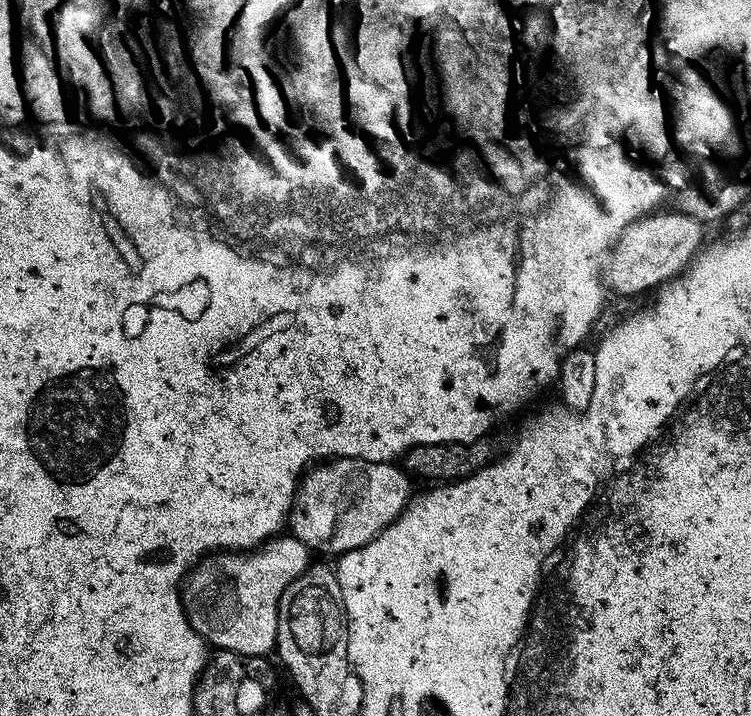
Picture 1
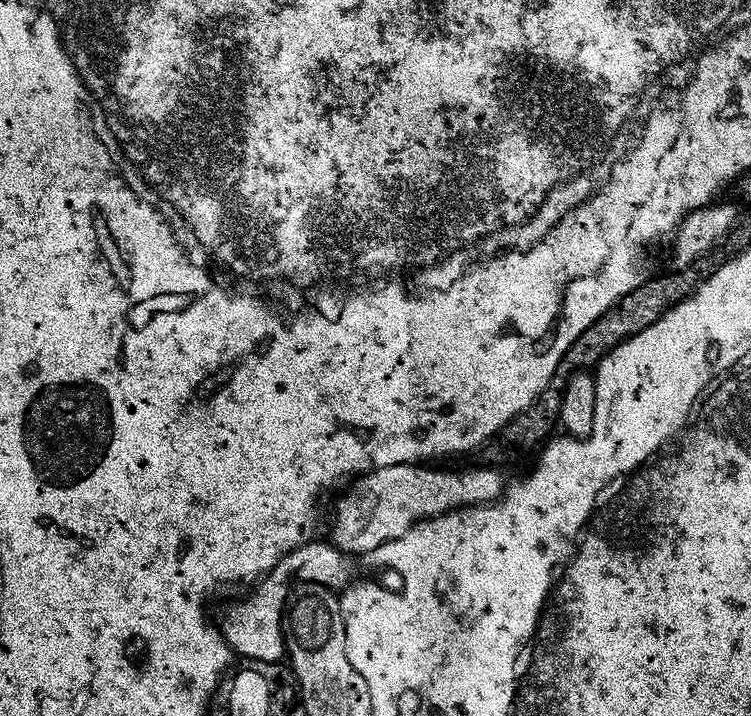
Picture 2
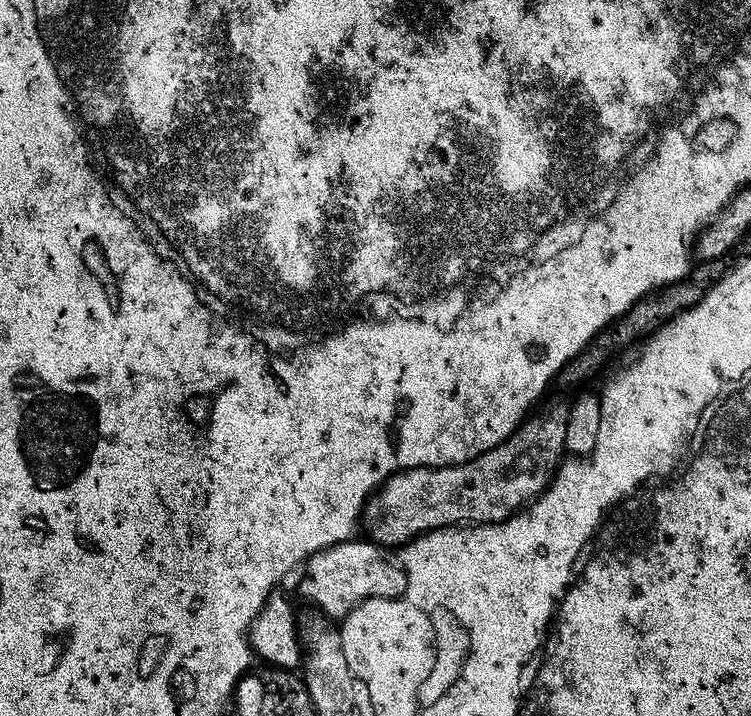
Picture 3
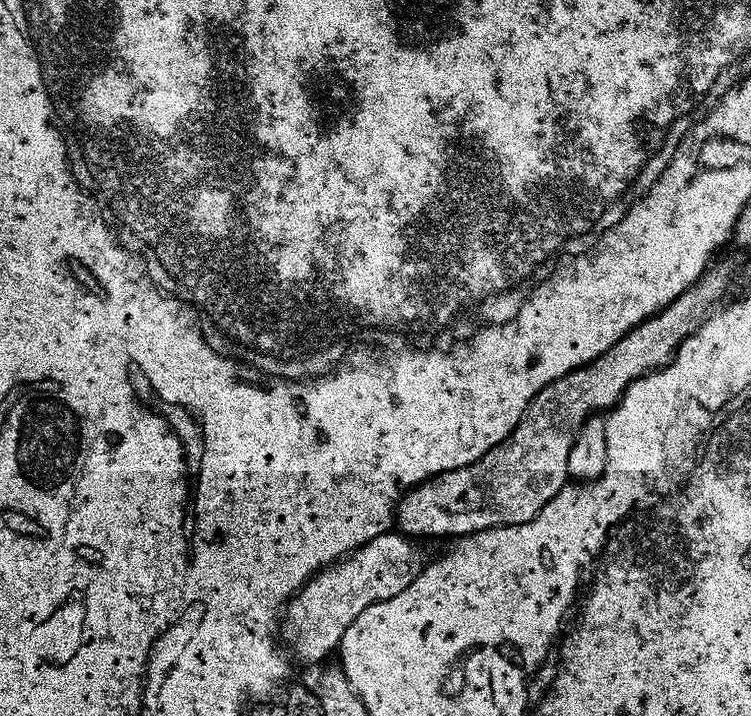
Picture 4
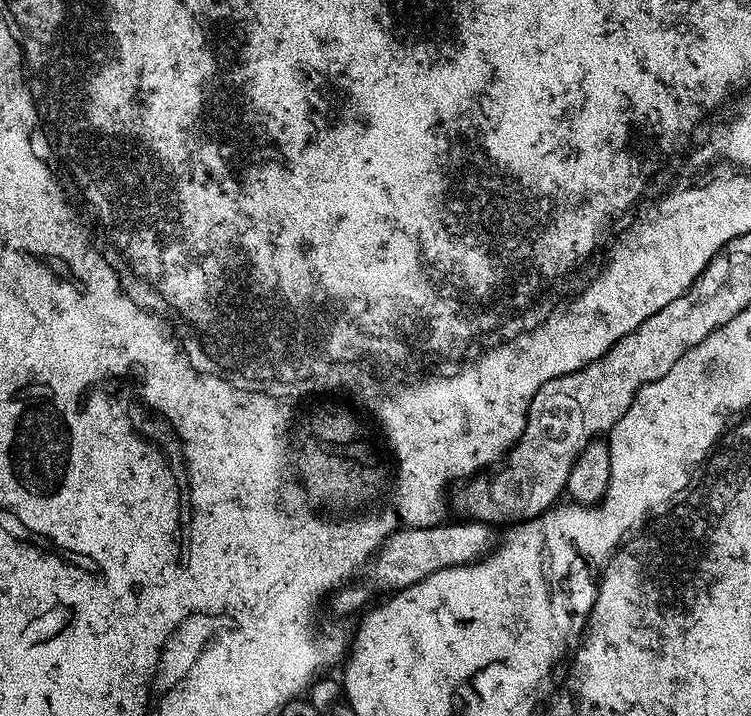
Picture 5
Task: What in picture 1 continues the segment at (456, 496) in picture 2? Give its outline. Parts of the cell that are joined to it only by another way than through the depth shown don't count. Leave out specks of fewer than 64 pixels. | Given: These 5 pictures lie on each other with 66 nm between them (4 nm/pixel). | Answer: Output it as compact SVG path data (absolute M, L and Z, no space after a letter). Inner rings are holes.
M338 456L327 462L309 467L296 486L296 497L292 499L292 508L288 511L287 531L298 538L313 553L325 552L328 558L339 558L350 550L366 546L390 522L394 522L408 505L414 495L413 481L403 467L392 462L370 462L358 458Z

